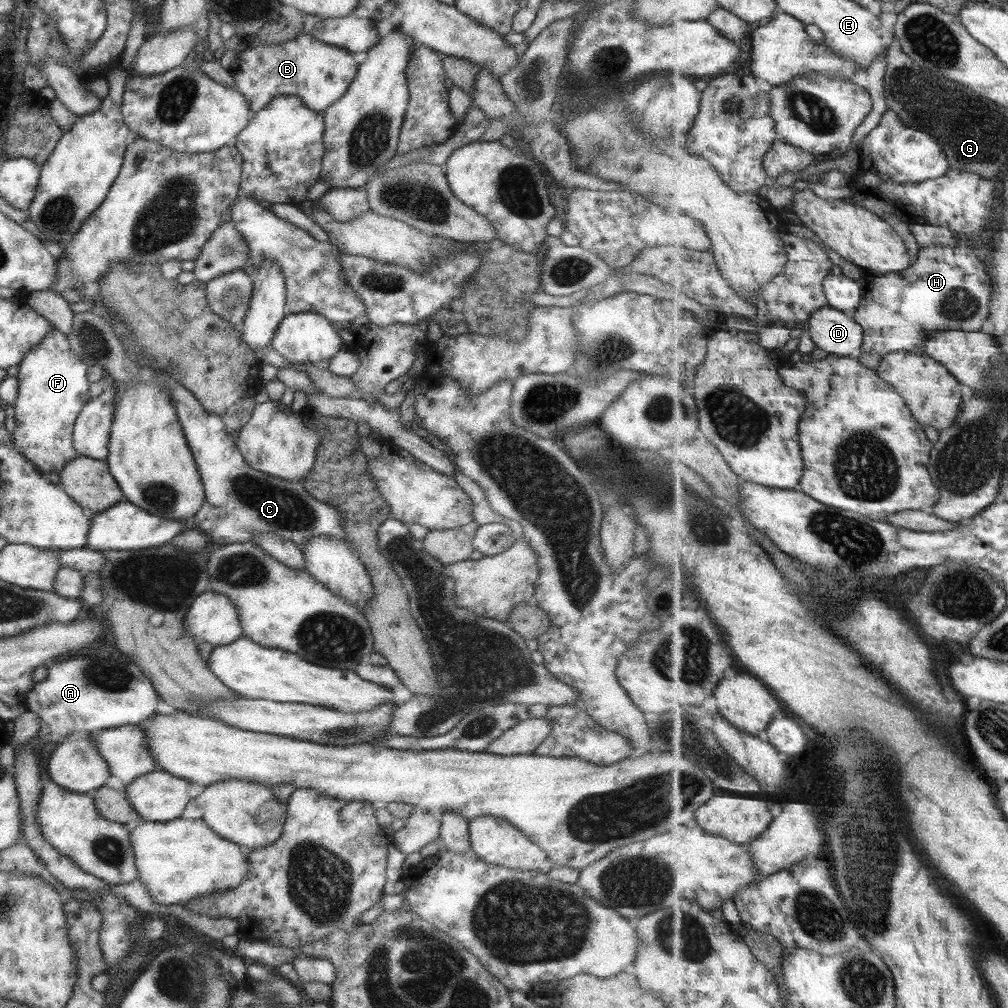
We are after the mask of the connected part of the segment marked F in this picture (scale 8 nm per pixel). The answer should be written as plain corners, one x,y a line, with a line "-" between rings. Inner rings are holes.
51,329
23,355
17,366
17,397
13,401
13,448
43,474
57,473
77,454
72,447
72,427
88,396
88,368
68,348
67,337

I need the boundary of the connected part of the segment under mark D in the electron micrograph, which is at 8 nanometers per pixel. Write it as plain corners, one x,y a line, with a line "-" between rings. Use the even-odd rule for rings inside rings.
824,306
813,312
806,329
818,348
828,354
854,358
861,352
864,330
850,313

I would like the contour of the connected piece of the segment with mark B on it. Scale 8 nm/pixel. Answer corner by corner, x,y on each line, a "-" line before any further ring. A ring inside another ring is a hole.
299,33
281,44
247,47
237,55
227,70
233,77
234,88
245,99
252,115
272,98
281,95
296,96
312,111
324,111
325,107
341,98
353,80
357,67
353,56
341,47

